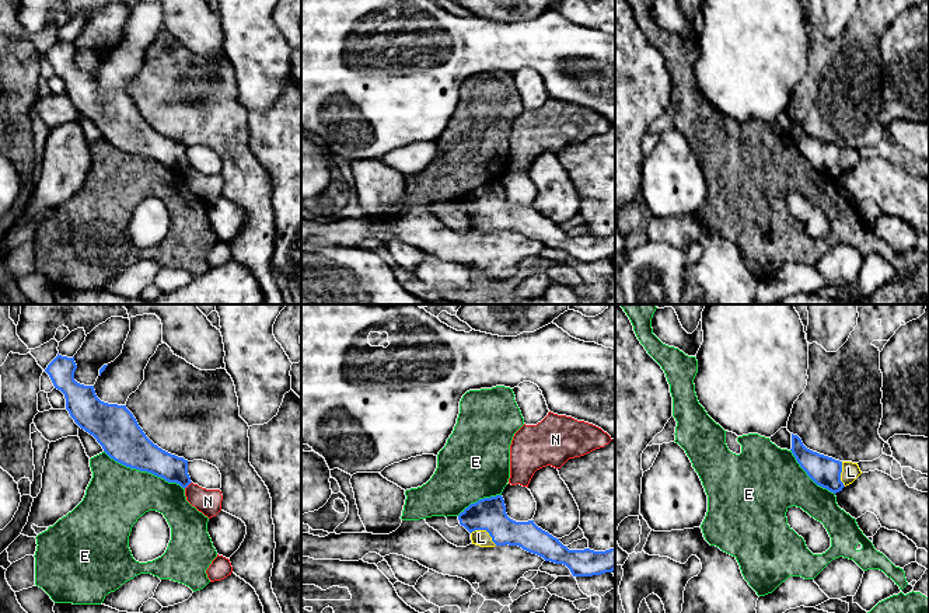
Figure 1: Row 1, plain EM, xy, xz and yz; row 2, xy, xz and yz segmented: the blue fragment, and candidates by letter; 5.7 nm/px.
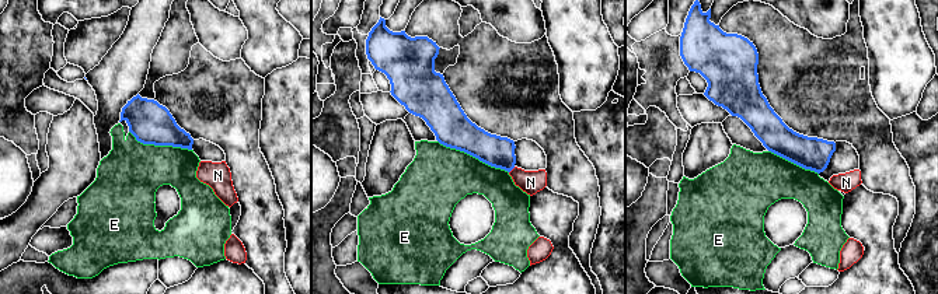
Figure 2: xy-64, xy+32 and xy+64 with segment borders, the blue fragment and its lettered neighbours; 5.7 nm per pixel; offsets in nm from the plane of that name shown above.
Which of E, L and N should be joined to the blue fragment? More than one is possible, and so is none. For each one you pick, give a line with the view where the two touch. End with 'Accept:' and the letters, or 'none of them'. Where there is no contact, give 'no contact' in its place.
L: meets blue in xz
Accept: L

